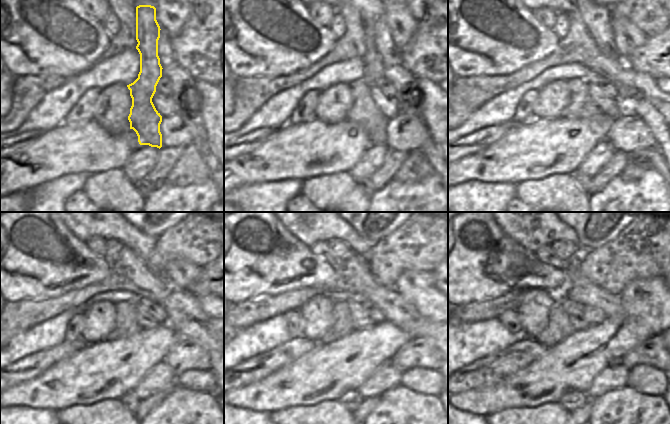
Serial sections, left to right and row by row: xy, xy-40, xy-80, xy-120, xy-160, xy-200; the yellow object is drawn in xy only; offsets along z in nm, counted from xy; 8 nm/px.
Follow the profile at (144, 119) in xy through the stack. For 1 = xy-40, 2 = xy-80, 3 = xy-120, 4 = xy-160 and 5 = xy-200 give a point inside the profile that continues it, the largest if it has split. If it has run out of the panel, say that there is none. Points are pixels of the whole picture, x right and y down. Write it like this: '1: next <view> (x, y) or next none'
1: next xy-40 (364, 111)
2: next xy-80 (581, 106)
3: next xy-120 (130, 327)
4: next xy-160 (350, 328)
5: next xy-200 (571, 330)

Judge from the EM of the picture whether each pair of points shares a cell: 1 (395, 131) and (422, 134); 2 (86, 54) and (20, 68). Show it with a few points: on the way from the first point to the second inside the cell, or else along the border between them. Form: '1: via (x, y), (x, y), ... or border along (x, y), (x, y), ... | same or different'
1: via (402, 133), (415, 133) | same
2: via (70, 54), (44, 54), (36, 62) | same

